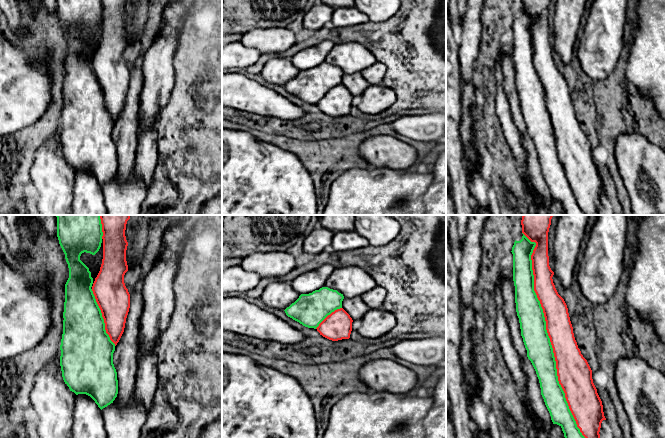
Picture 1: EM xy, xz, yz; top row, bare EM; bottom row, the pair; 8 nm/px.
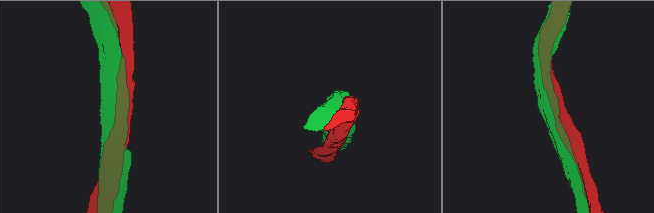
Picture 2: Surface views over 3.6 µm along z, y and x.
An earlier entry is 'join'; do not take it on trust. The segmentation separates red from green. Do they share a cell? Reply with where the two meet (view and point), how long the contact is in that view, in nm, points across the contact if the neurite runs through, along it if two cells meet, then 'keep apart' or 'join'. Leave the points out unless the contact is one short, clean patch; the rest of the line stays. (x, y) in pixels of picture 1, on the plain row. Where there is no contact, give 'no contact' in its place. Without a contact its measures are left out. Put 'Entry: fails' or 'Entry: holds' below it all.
yz (548, 110) | 1750 nm | keep apart
Entry: fails

